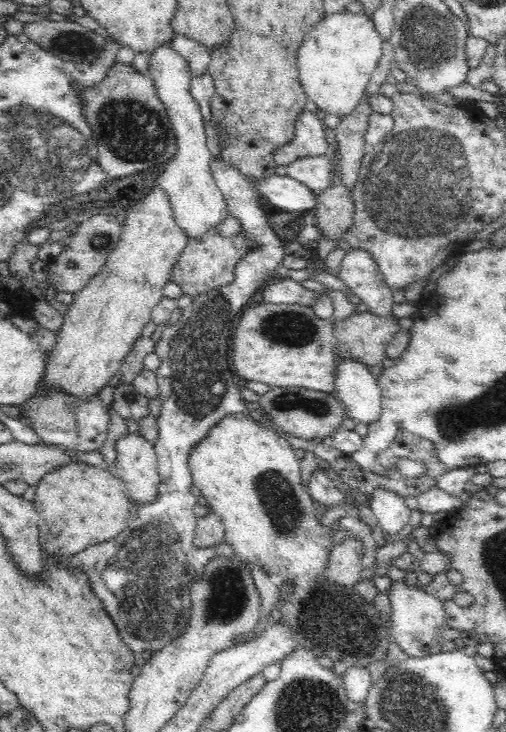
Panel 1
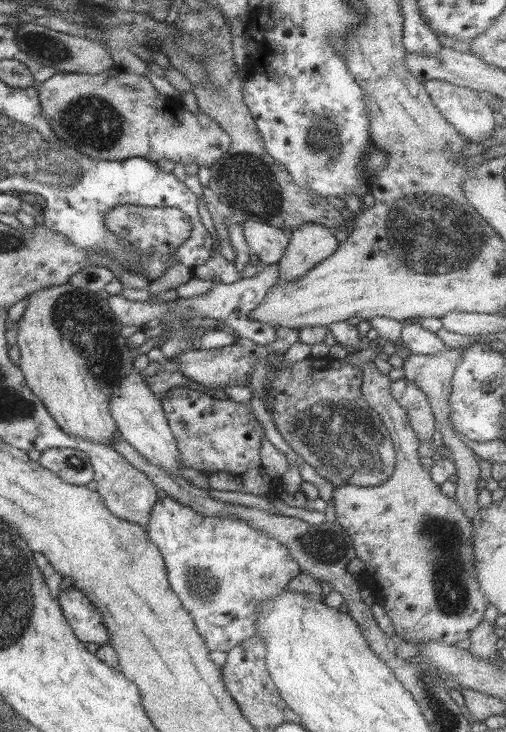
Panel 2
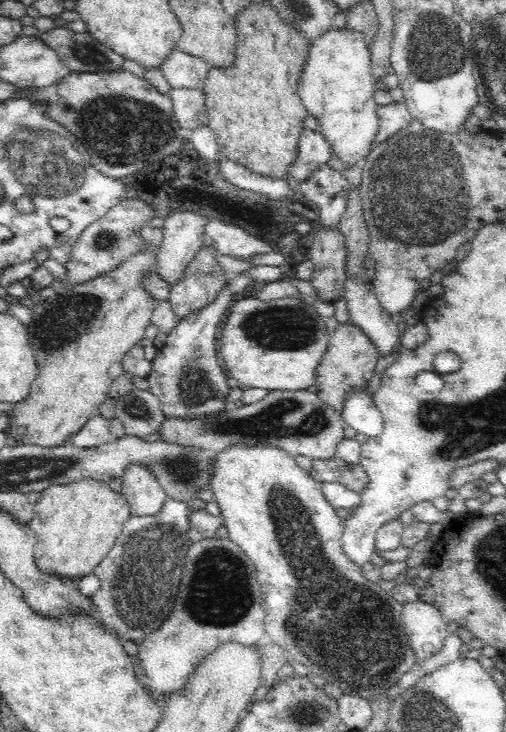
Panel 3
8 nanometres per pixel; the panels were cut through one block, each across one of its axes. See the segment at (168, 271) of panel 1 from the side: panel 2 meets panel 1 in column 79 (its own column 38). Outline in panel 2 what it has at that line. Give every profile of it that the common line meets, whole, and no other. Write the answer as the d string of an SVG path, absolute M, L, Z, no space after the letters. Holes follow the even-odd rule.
M69 282L60 286L42 288L38 292L30 292L26 296L28 305L18 321L18 349L20 349L19 367L24 373L27 385L43 402L47 412L56 420L58 426L74 438L86 438L96 444L112 446L116 432L119 432L116 421L110 409L110 394L120 386L120 382L132 372L134 357L147 354L158 343L162 343L166 336L146 338L145 342L133 350L126 345L126 338L122 337L122 323L110 308L107 299L72 286Z

